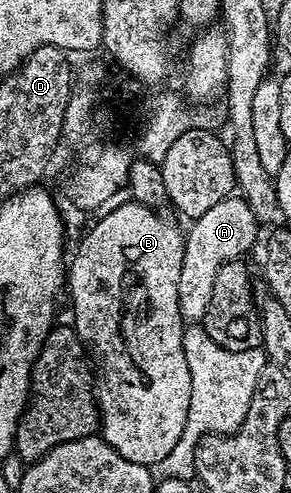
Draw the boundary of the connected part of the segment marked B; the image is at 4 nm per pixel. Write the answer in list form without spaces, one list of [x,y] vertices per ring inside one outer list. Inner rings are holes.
[[[133,201],[121,205],[102,219],[95,218],[89,224],[88,230],[77,240],[78,248],[74,251],[74,260],[68,263],[68,295],[70,291],[70,303],[74,306],[74,320],[72,326],[82,338],[83,343],[98,350],[102,358],[102,375],[96,379],[96,394],[98,396],[98,409],[100,412],[100,435],[106,443],[120,453],[126,461],[136,461],[136,465],[144,465],[153,468],[176,446],[176,441],[186,428],[188,421],[188,405],[192,401],[192,373],[188,373],[188,357],[184,357],[184,320],[180,313],[180,301],[178,300],[178,286],[180,285],[180,269],[184,261],[184,238],[183,228],[173,227],[168,220],[155,208],[145,207]]]

